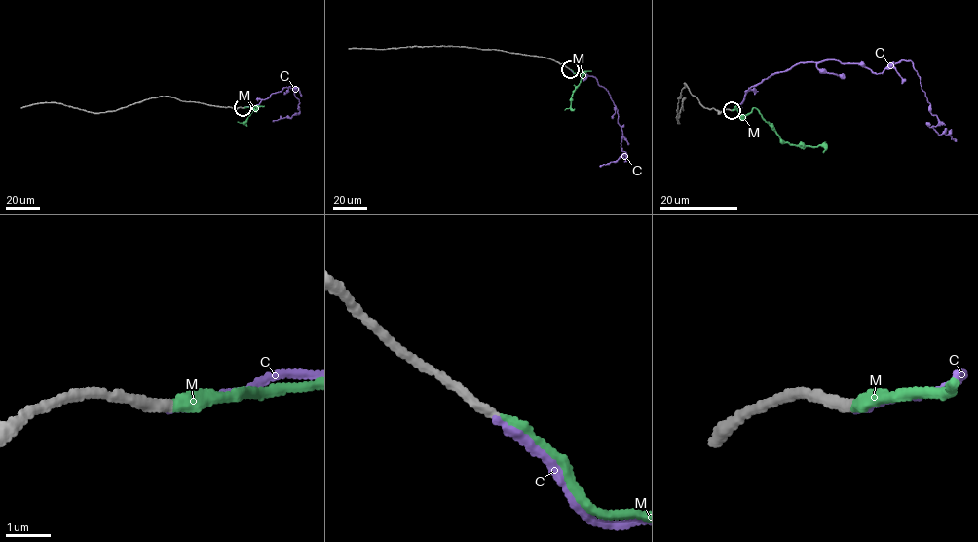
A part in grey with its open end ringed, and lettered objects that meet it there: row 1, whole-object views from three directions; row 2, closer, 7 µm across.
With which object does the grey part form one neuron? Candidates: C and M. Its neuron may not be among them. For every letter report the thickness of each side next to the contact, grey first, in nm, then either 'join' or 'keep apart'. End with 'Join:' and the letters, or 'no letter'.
C: calibres 240 and 160 nm; keep apart
M: calibres 240 and 280 nm; join
Join: M

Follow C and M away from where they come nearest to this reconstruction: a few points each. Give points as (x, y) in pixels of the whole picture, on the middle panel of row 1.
C: (570, 69), (594, 76), (618, 110), (622, 133), (620, 147), (626, 158), (620, 156), (599, 167)
M: (570, 69), (574, 73), (583, 73), (573, 92), (571, 107), (564, 110)

